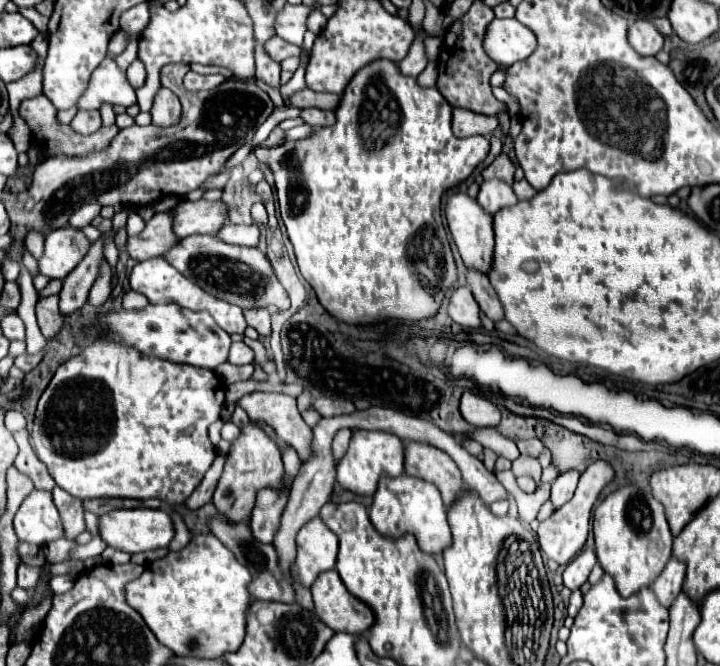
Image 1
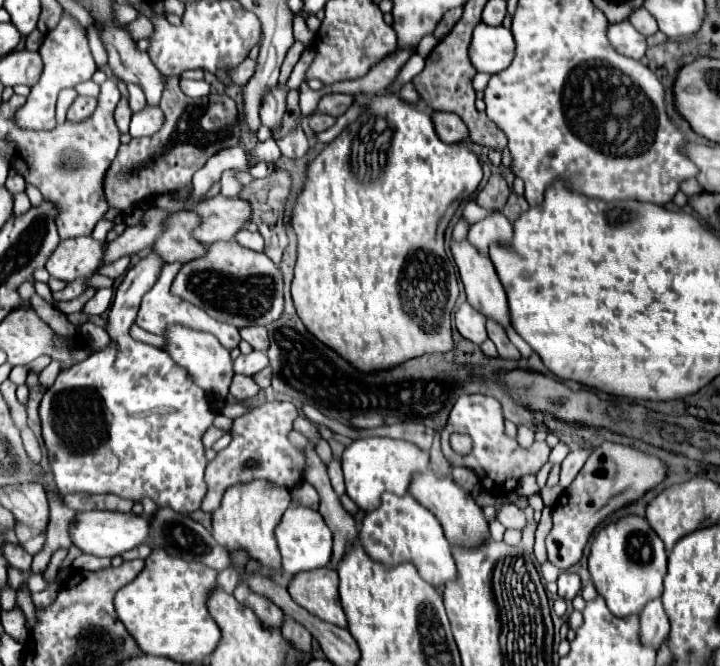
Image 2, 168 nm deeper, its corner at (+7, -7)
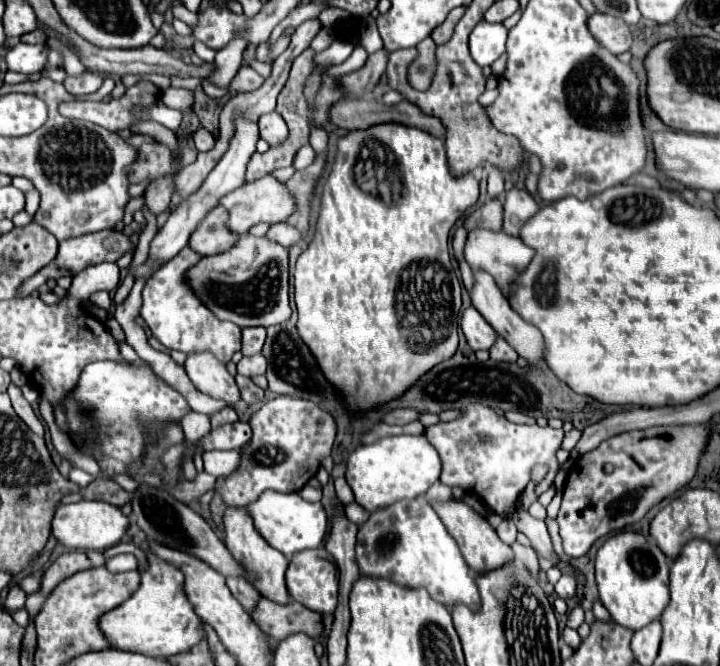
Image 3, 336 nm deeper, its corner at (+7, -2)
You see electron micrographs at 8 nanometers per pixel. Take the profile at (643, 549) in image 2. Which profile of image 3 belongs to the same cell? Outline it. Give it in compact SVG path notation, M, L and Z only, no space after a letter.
M620 533L610 537L596 555L596 583L602 605L610 611L618 625L640 631L642 627L658 621L668 605L668 575L670 561L640 533Z

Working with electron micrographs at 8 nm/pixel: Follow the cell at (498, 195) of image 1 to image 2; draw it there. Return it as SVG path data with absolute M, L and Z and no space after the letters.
M490 210L484 220L472 224L468 238L478 250L488 254L490 242L506 242L506 244L510 242L512 224L508 222L508 218L500 210Z

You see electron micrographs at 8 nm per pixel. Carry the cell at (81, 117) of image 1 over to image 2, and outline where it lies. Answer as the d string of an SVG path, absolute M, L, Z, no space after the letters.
M78 96L76 102L68 110L68 122L72 122L72 124L84 122L84 120L88 120L92 116L94 110L96 110L96 98Z

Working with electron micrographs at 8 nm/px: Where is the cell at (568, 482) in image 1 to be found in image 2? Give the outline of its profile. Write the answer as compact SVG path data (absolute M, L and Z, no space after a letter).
M578 450L578 452L570 452L566 458L564 458L564 462L562 462L562 466L560 466L560 488L562 488L562 492L572 484L572 480L576 478L576 474L580 472L580 468L582 468L582 464L586 462L586 458L590 456L590 452L588 450Z

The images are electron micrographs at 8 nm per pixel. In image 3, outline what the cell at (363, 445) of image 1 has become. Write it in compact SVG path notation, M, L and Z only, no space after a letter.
M400 435L384 437L372 445L358 447L346 463L346 481L356 495L356 503L366 511L386 509L402 499L416 499L424 495L440 477L442 461L438 451L426 441L426 437Z

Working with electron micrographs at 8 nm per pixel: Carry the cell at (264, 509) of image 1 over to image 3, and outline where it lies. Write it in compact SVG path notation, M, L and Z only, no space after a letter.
M228 579L226 583L228 583L228 587L230 587L232 595L240 601L240 605L244 607L244 611L250 615L250 613L252 613L252 609L256 607L256 603L258 603L260 595L256 595L254 587L252 587L250 583L246 583L244 579Z

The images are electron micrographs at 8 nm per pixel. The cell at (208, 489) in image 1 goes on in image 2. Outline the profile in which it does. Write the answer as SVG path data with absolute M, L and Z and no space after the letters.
M268 402L268 404L258 406L258 410L252 410L250 414L236 418L230 432L232 434L230 446L218 452L218 456L206 466L204 480L206 480L208 492L202 498L200 510L212 512L214 508L218 508L218 502L222 500L224 490L238 482L266 478L286 488L300 482L302 480L302 454L298 454L298 450L294 450L294 446L286 438L288 432L292 430L292 422L296 416L298 416L298 410L292 402Z

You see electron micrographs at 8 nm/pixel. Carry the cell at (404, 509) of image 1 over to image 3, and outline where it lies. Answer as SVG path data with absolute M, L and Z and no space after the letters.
M424 497L398 501L388 509L374 511L358 529L356 561L366 577L388 579L404 589L426 589L434 601L448 609L460 603L472 611L480 609L476 573L470 571L456 541Z

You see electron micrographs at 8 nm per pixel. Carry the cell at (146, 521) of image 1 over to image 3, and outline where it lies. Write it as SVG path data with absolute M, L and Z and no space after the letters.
M78 501L78 503L60 503L52 519L52 535L58 543L70 549L98 549L104 551L116 545L128 529L128 517L114 505L104 501Z

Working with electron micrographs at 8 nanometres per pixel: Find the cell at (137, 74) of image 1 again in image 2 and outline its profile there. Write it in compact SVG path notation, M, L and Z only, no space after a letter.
M128 84L128 92L130 92L130 108L134 112L142 110L146 106L146 98L142 94L142 90L136 86L136 84Z

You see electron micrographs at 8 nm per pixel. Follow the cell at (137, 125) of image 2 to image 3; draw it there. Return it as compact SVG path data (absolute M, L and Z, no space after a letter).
M156 101L156 107L150 107L150 111L146 111L146 121L158 121L158 123L166 125L168 129L178 131L180 123L182 123L182 113Z

